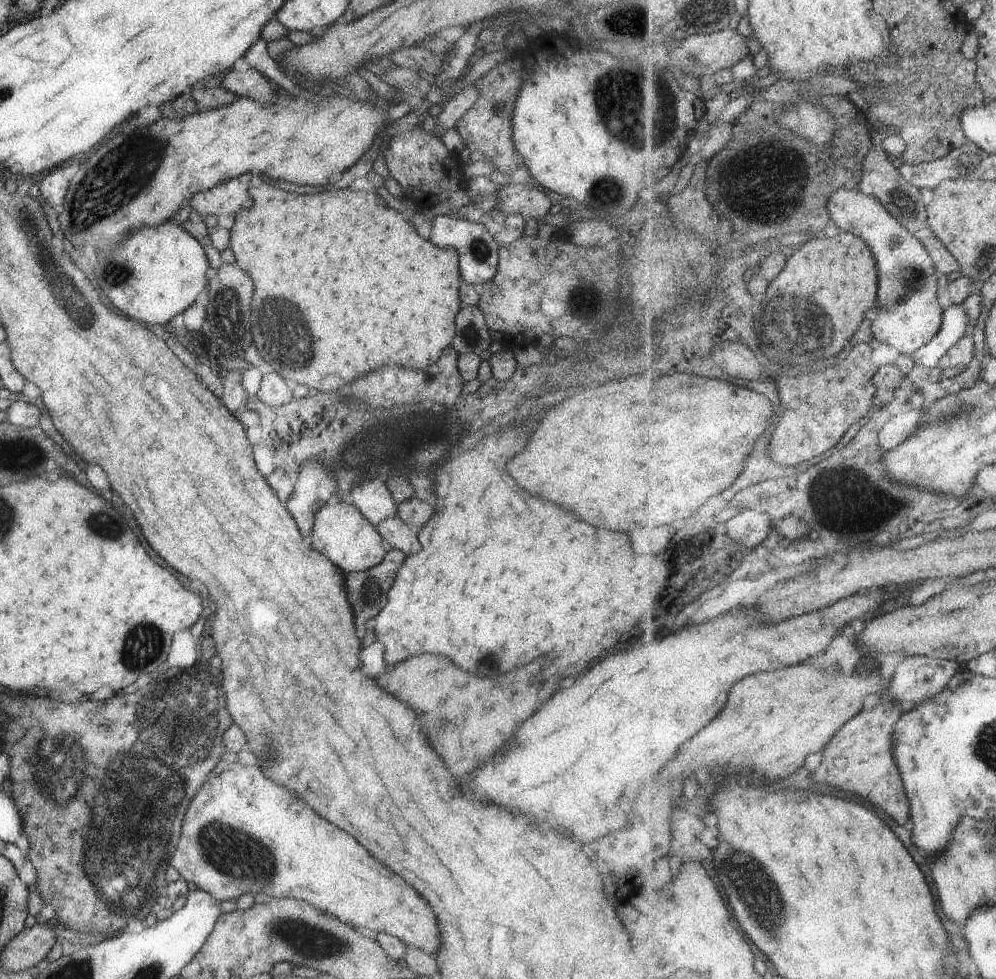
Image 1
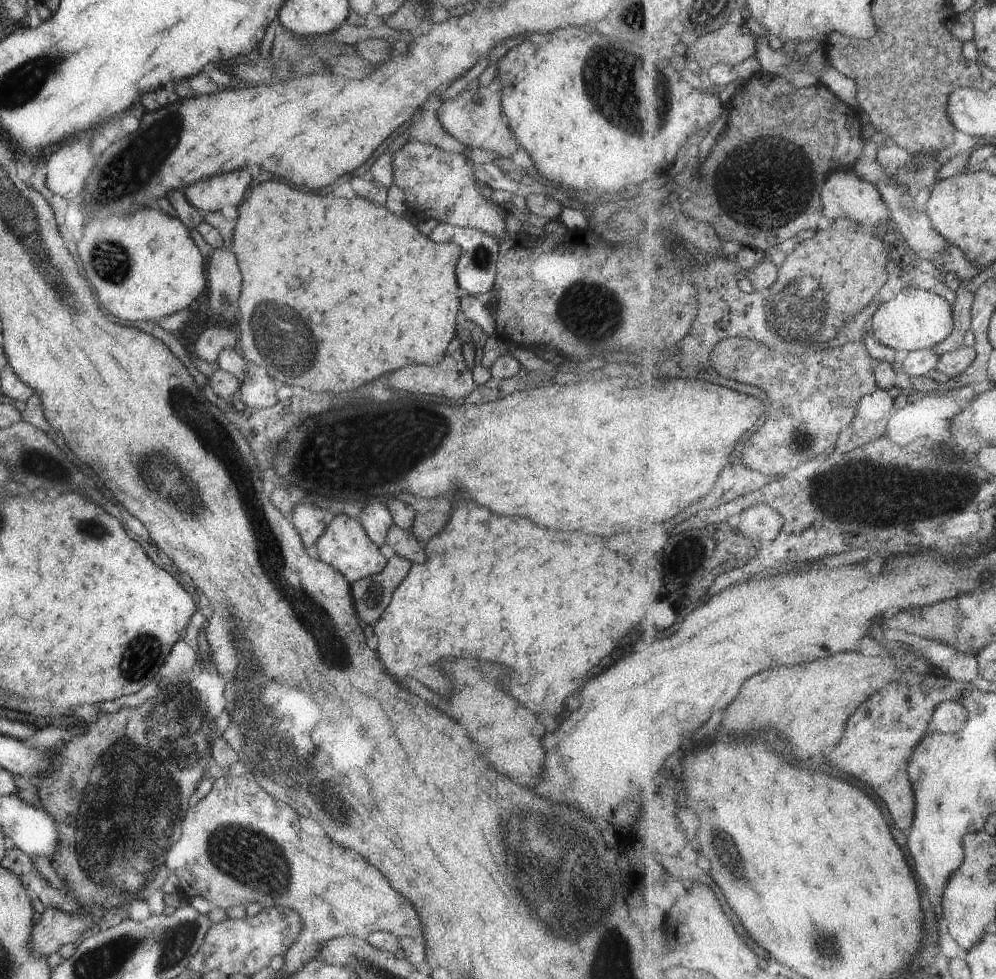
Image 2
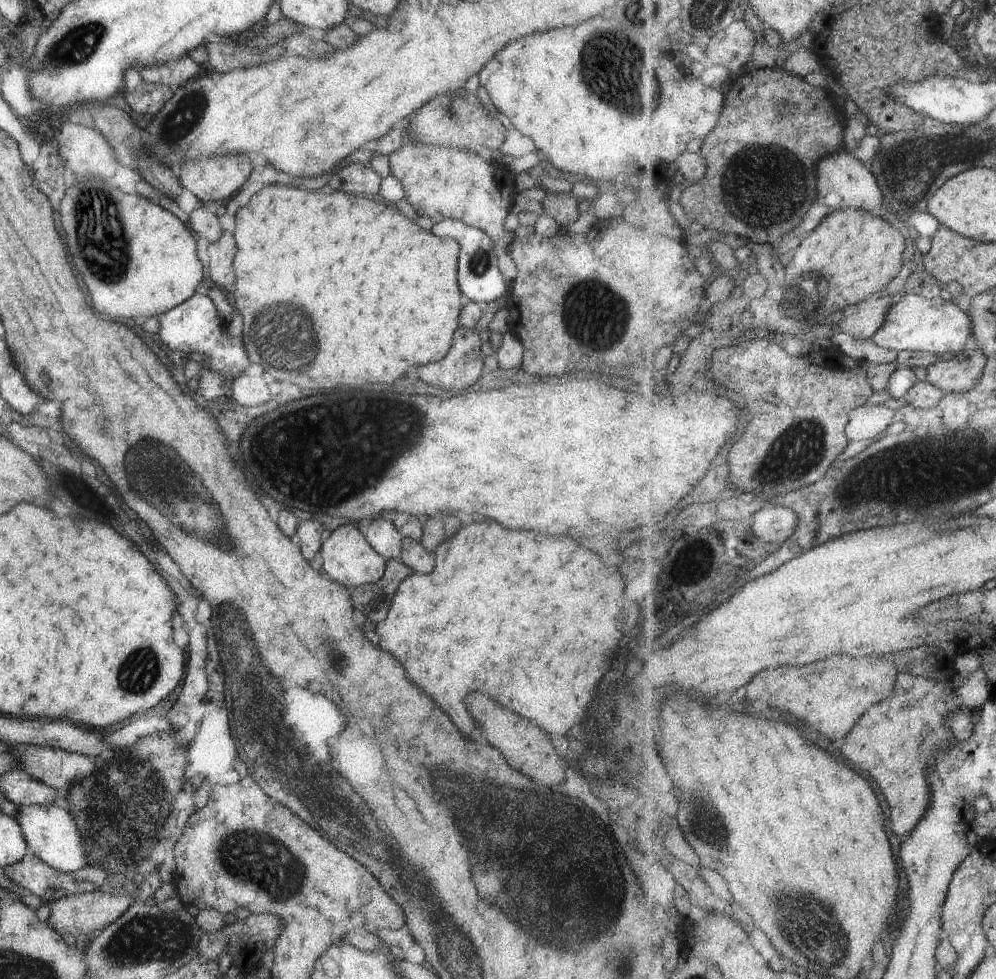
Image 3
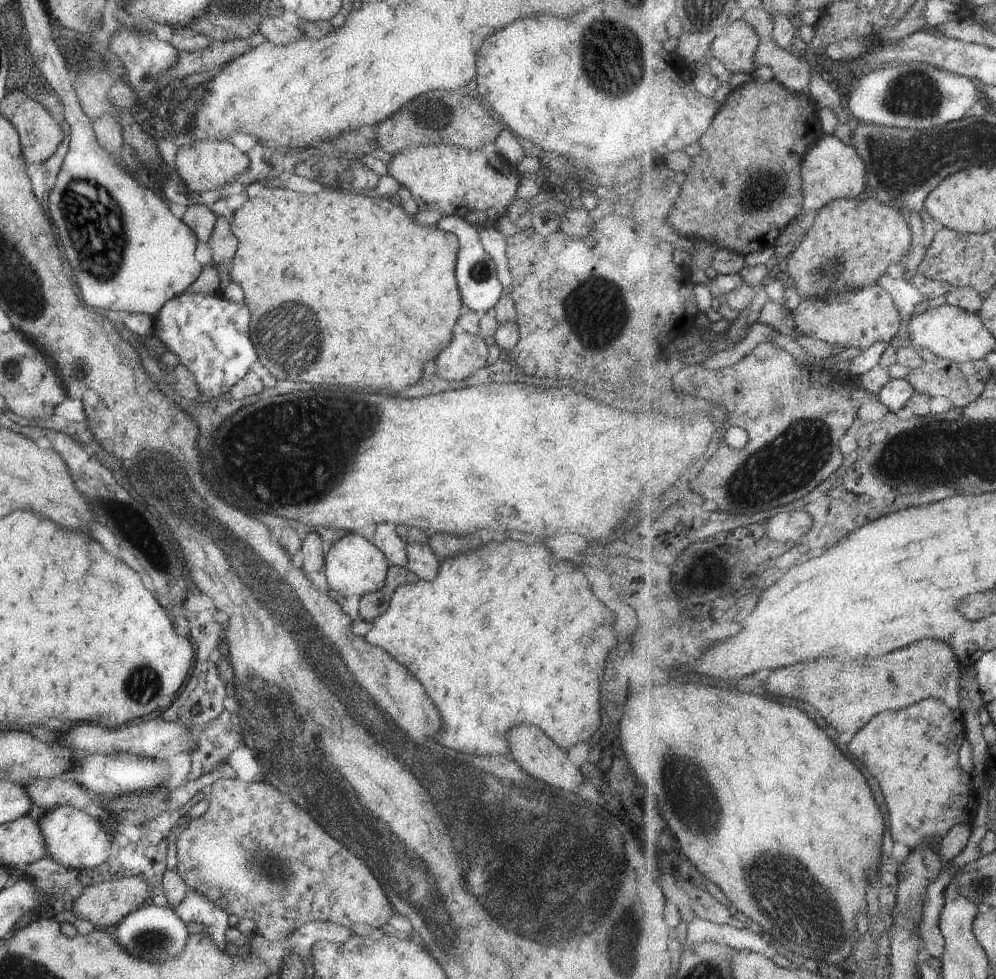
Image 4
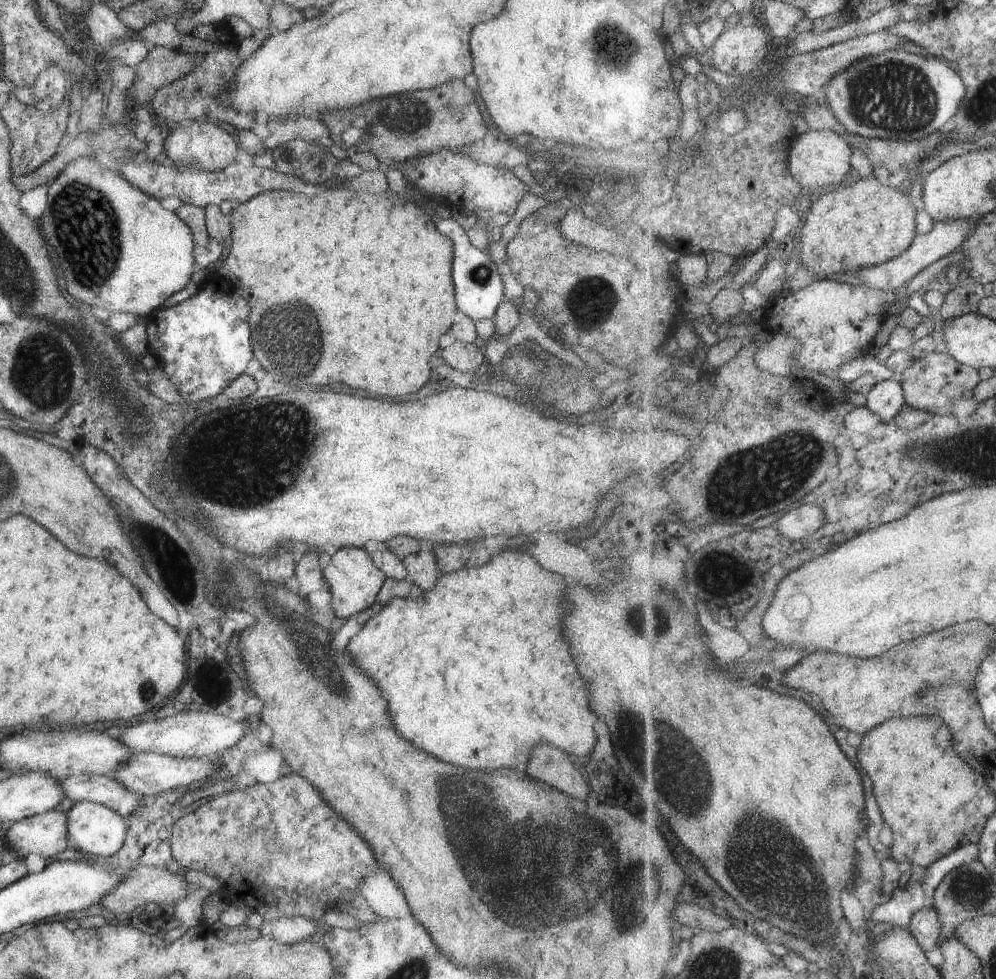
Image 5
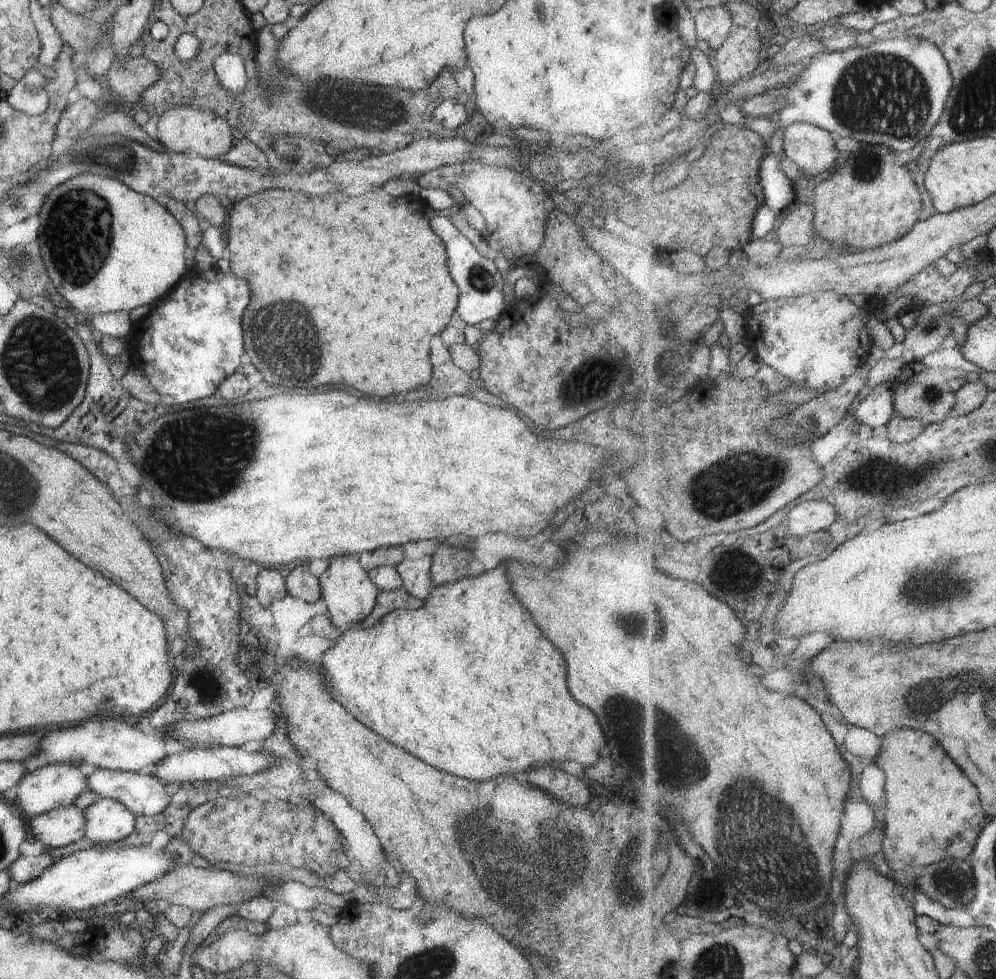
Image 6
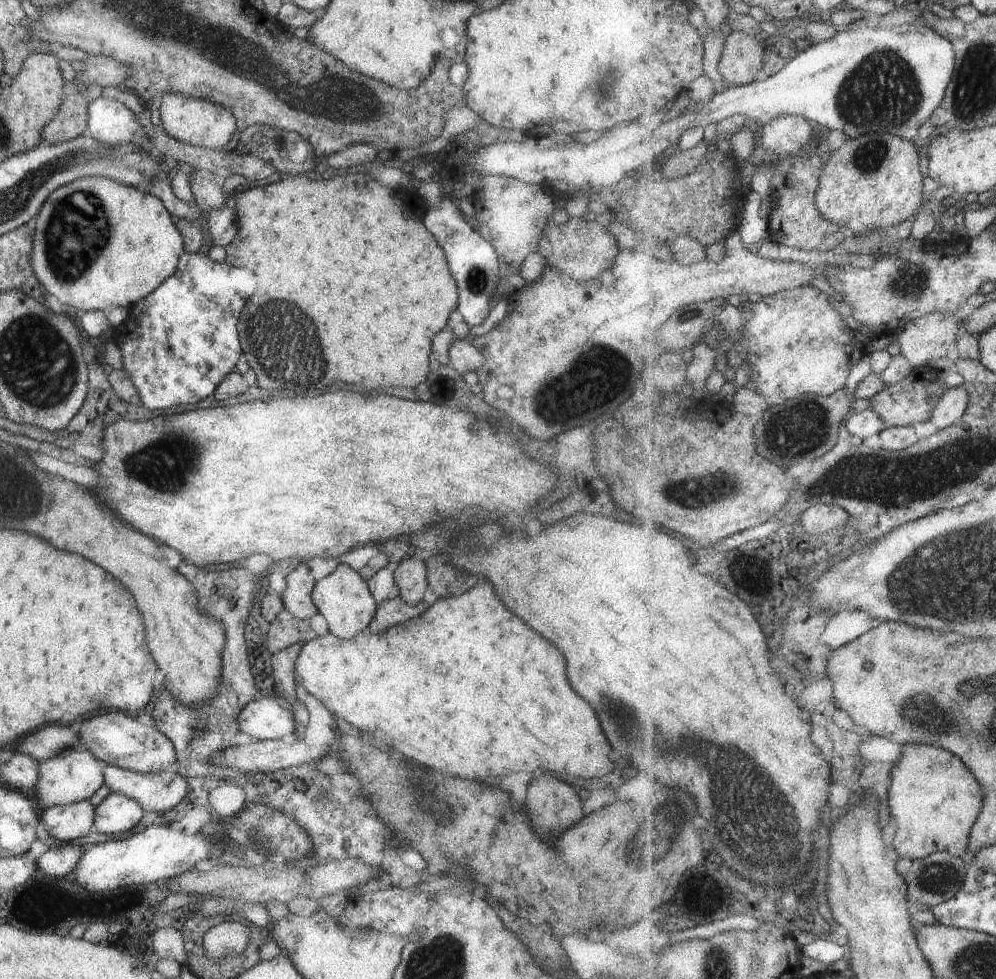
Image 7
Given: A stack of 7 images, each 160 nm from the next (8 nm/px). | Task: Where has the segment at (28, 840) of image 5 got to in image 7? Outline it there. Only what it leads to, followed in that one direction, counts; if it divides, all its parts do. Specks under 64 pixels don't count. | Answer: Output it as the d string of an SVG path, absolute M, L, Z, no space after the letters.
M83 800L65 805L53 805L40 812L39 820L44 821L44 828L49 837L67 843L69 840L83 837L89 832L94 820L93 814L94 806L90 804L89 800Z

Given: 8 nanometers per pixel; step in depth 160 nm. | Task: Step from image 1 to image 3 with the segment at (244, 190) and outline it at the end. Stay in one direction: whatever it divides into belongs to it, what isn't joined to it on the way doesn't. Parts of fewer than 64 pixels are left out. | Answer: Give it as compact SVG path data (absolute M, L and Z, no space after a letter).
M231 153L223 156L201 157L182 162L180 166L179 182L191 195L207 206L209 202L223 201L238 192L247 183L248 176L252 171L247 156Z

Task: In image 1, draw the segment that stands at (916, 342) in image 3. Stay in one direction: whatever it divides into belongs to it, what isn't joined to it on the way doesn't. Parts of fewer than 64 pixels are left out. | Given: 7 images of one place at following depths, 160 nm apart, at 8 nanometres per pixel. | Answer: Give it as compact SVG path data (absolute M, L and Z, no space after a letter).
M857 188L835 191L828 211L840 230L861 237L877 260L879 290L875 319L871 325L875 341L906 355L912 355L929 344L942 330L946 303L941 292L943 282L940 273L926 251L926 245L903 226L879 199L857 192Z

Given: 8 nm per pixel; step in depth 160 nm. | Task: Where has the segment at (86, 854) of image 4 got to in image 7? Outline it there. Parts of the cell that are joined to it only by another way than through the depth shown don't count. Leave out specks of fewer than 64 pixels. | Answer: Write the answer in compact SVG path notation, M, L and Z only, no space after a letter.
M109 793L94 807L93 830L100 834L129 832L144 814L134 799L118 793Z

